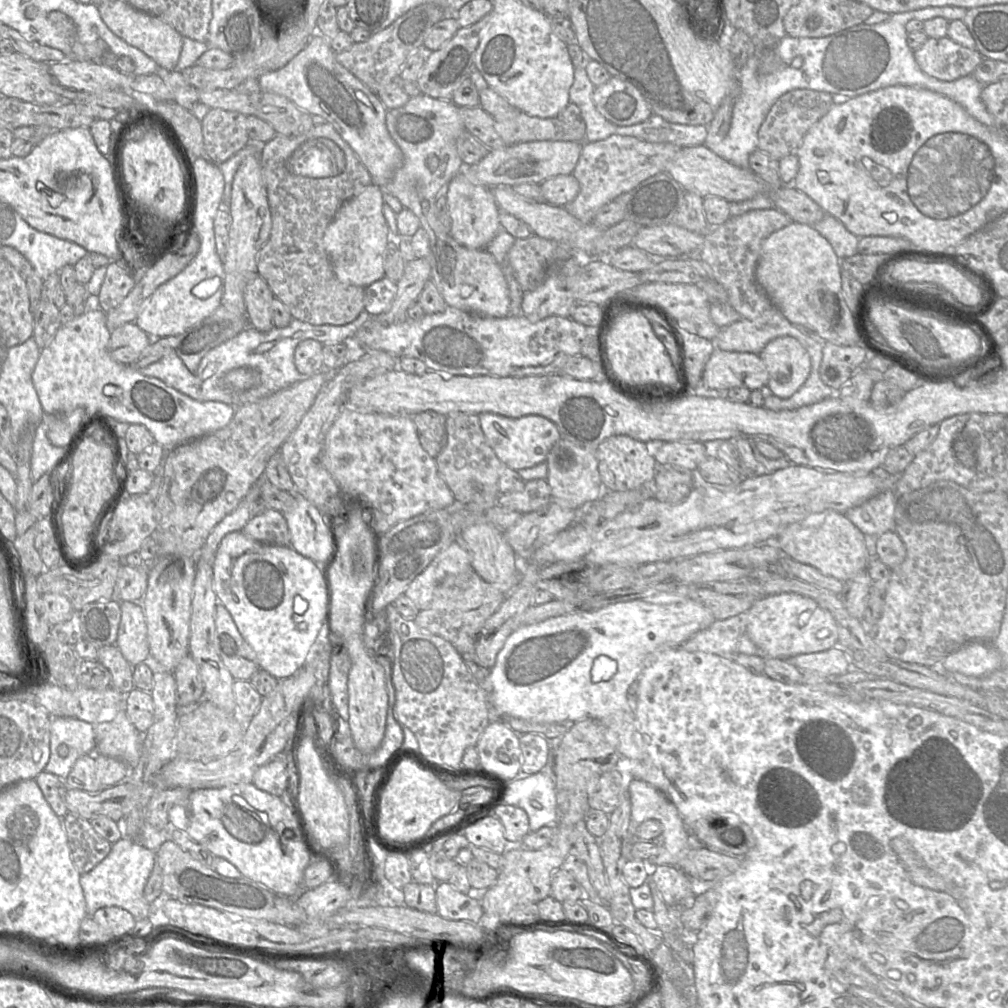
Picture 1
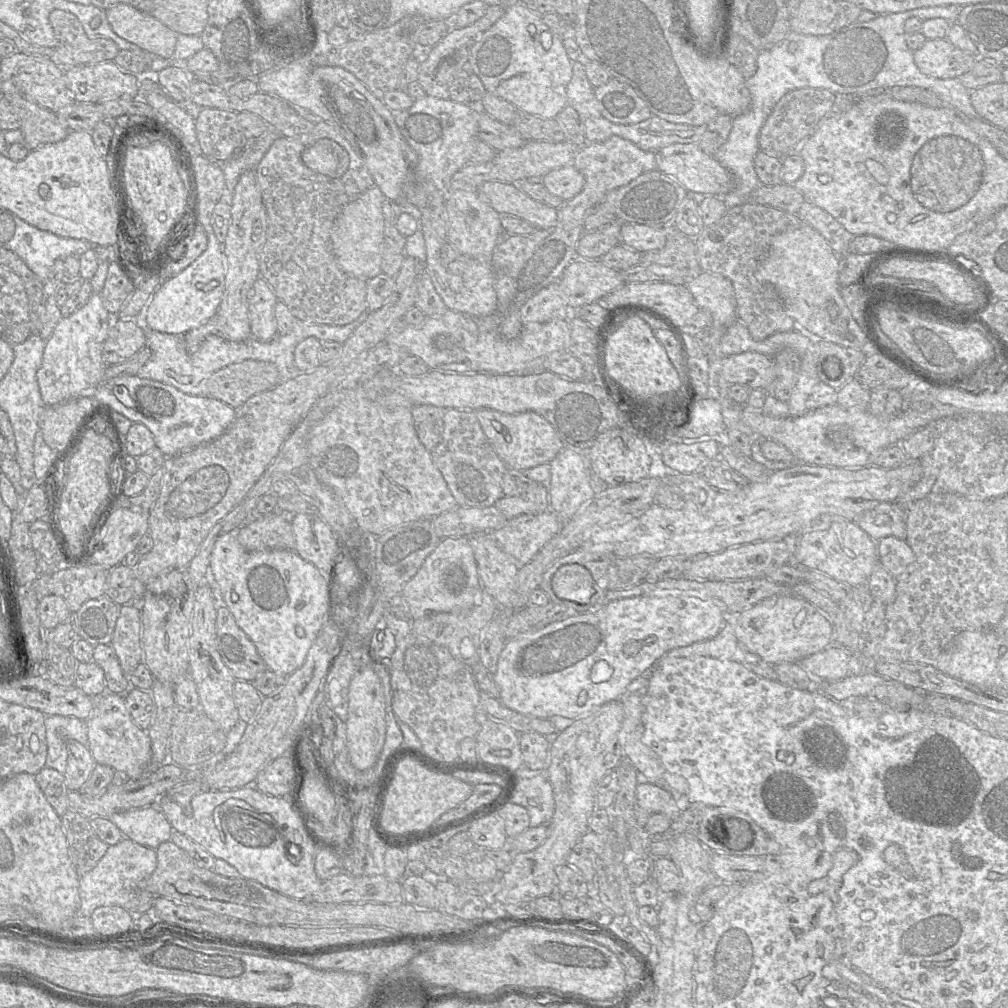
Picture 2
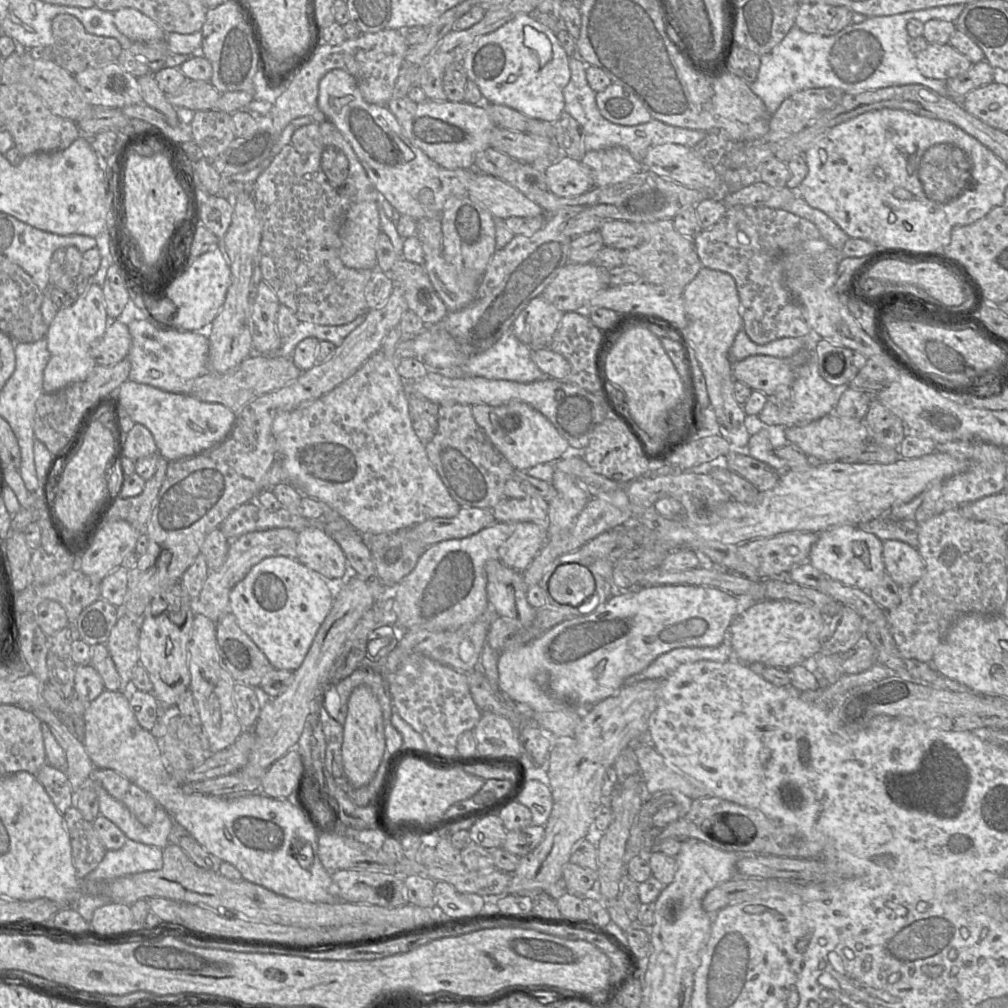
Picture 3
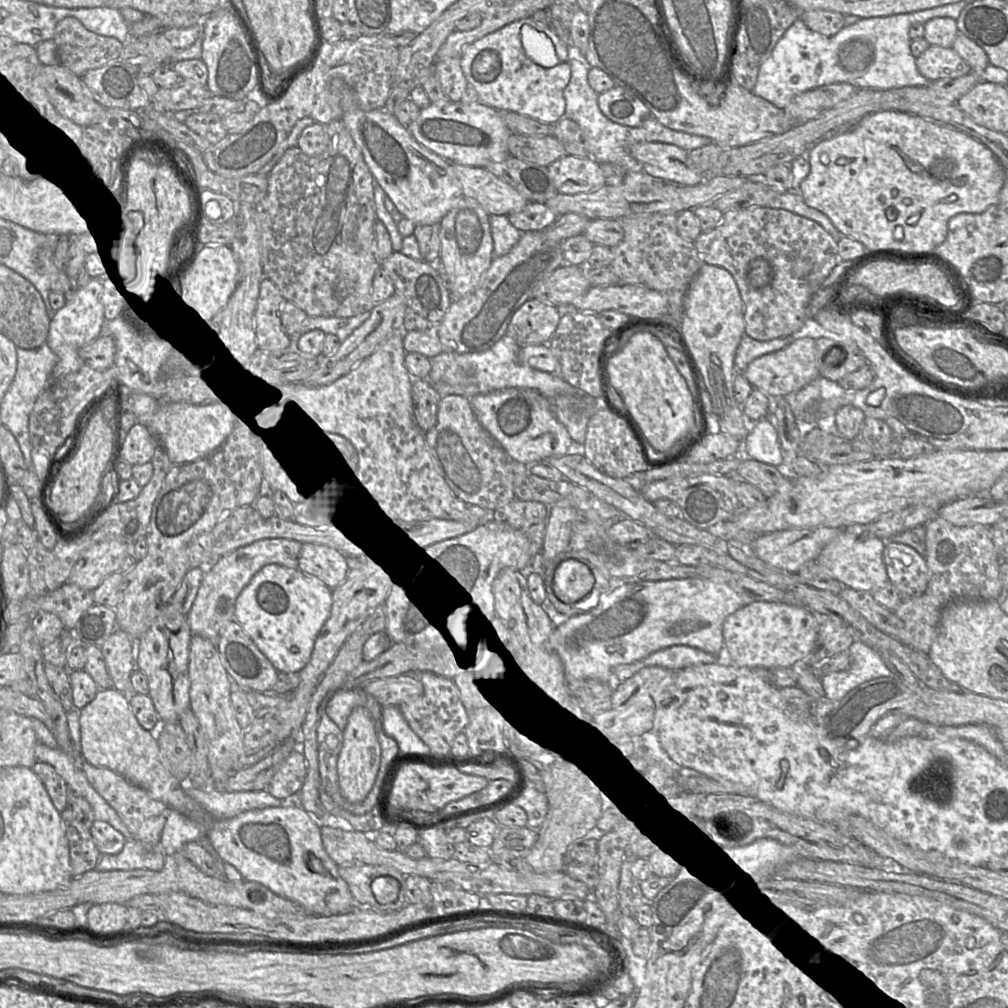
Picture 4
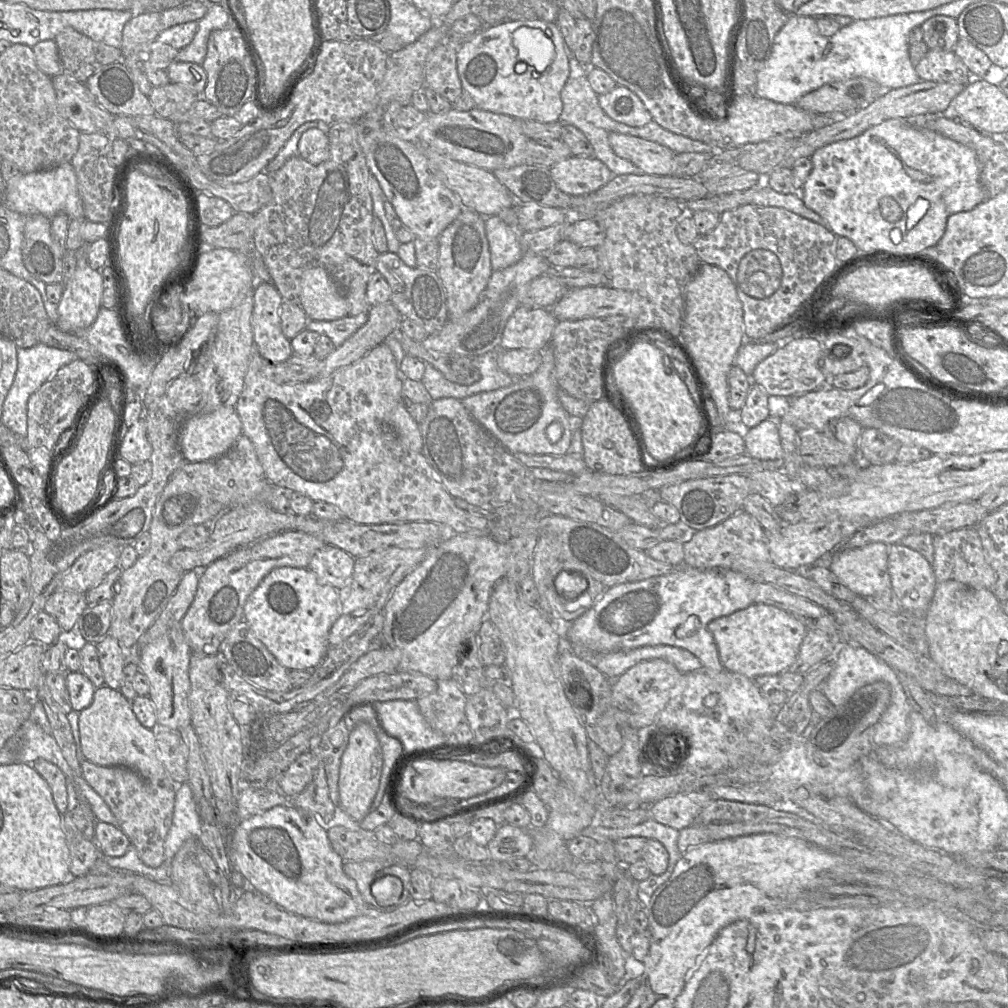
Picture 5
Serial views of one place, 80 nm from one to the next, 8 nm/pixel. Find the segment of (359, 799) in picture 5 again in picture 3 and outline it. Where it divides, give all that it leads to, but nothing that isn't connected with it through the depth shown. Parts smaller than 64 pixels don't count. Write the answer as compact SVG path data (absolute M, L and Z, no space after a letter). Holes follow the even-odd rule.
M359 685L352 691L343 728L342 765L344 775L351 787L359 789L368 785L374 778L384 757L386 745L382 709L369 686Z

